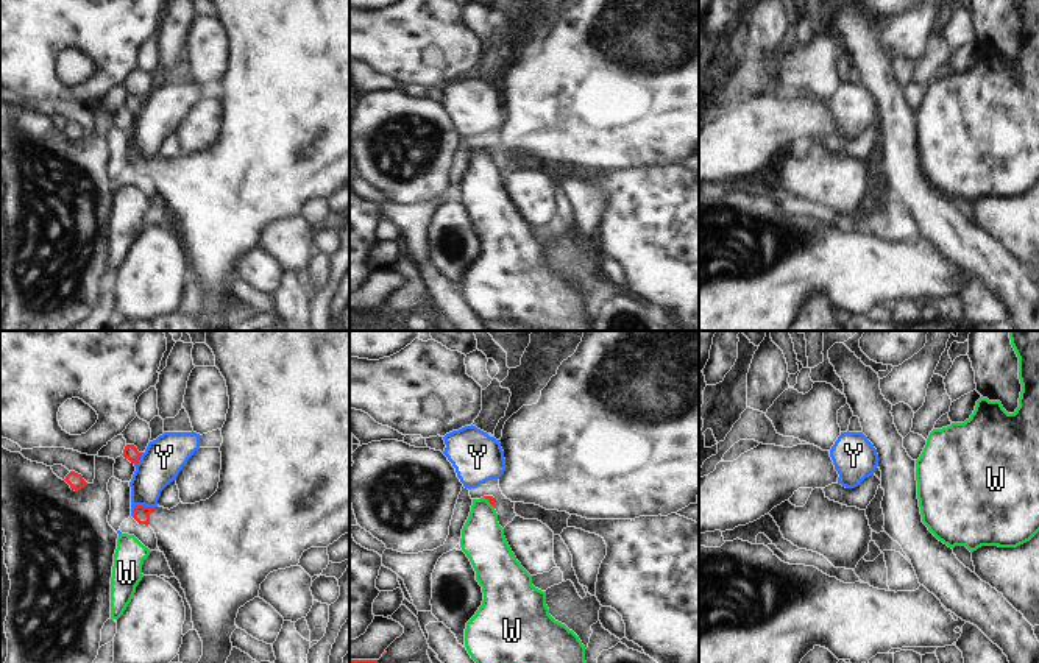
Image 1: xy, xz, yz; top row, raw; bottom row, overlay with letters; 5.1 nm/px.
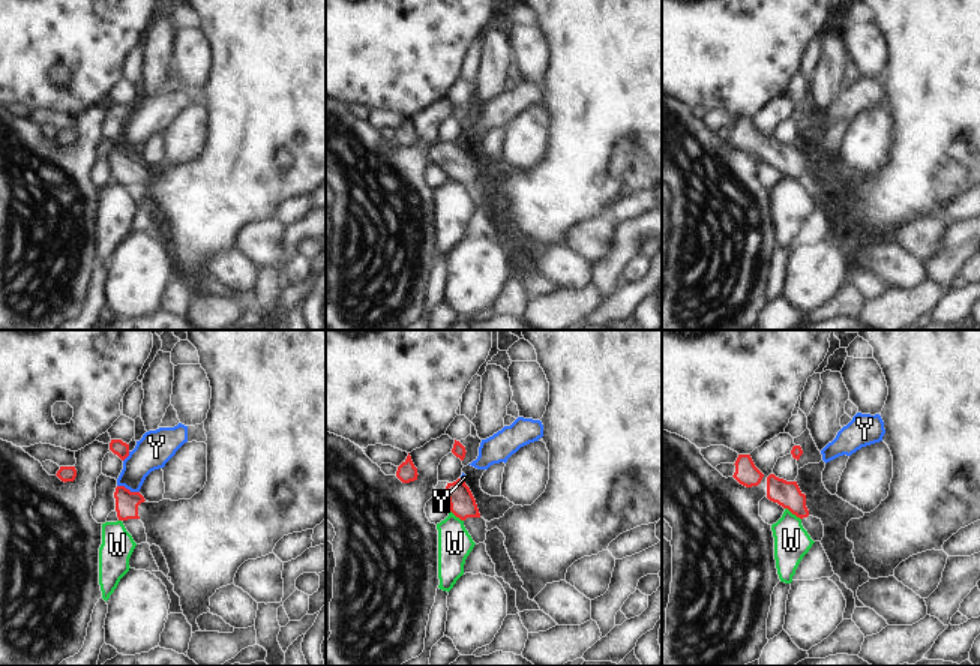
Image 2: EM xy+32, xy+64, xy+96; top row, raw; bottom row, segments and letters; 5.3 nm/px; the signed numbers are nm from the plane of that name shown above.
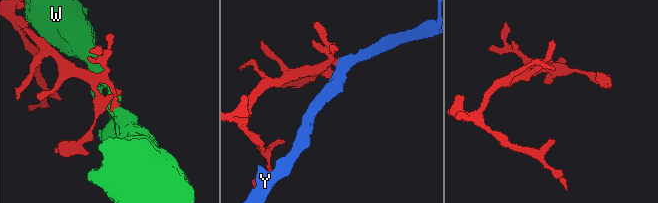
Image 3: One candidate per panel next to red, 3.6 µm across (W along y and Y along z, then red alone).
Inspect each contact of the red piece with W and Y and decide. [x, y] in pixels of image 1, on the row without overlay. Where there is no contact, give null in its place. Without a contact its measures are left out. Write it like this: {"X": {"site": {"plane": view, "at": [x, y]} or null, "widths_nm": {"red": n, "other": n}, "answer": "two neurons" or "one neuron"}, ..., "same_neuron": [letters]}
{"W": {"site": {"plane": "xz", "at": [489, 152]}, "widths_nm": {"red": 30, "other": 220}, "answer": "two neurons"}, "Y": {"site": {"plane": "xy", "at": [139, 156]}, "widths_nm": {"red": 80, "other": 200}, "answer": "two neurons"}, "same_neuron": []}

